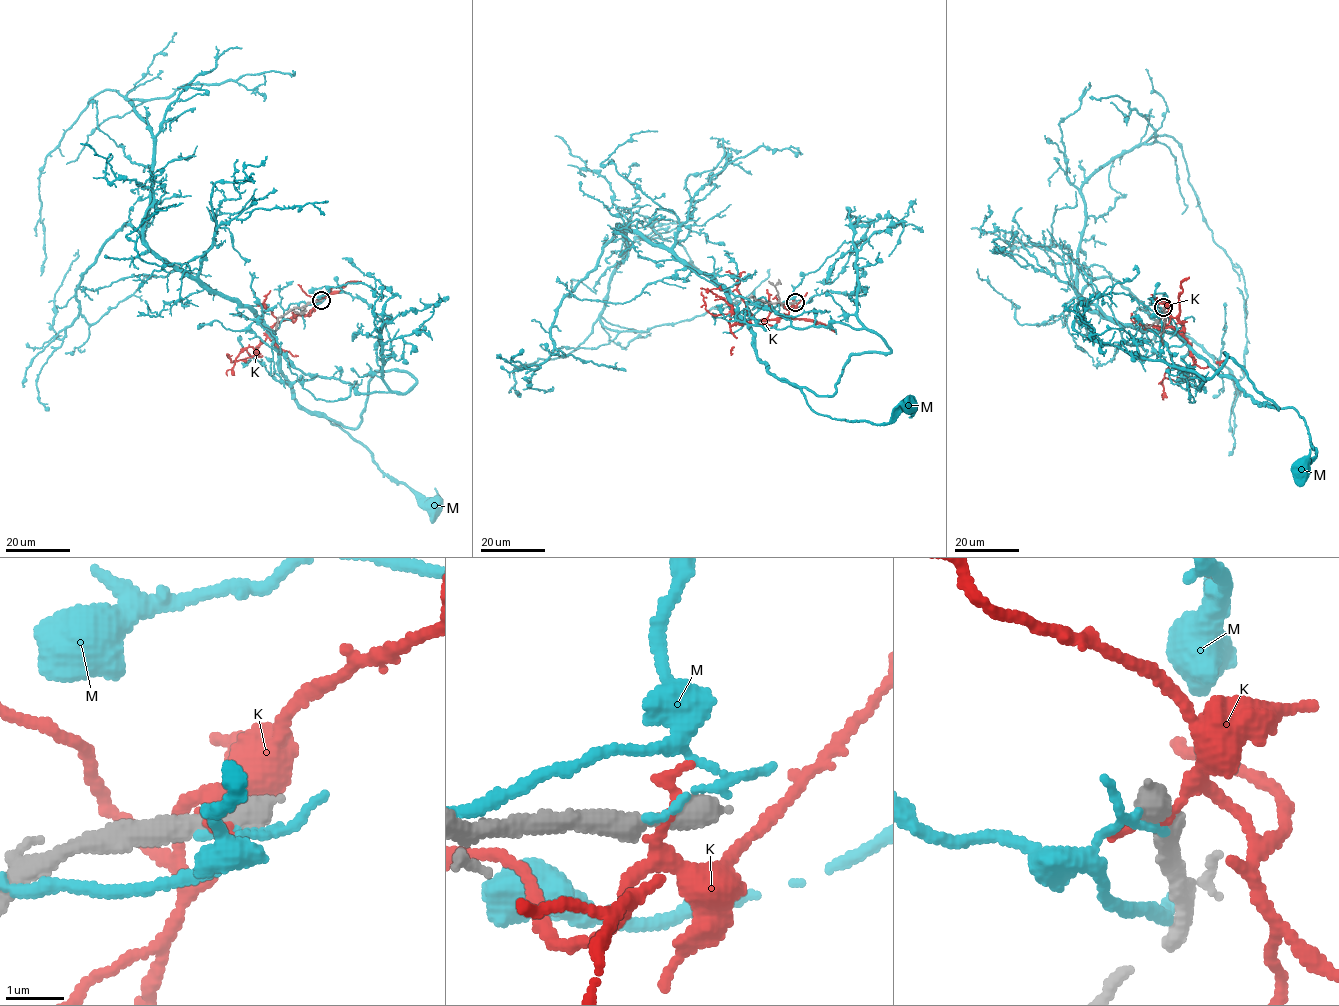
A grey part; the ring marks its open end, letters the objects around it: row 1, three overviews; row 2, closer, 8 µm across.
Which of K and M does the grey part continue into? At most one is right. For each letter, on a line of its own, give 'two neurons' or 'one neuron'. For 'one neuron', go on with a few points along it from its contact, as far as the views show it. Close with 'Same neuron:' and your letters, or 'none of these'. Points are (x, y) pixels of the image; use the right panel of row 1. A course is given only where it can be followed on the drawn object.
K: two neurons
M: two neurons
Same neuron: none of these

